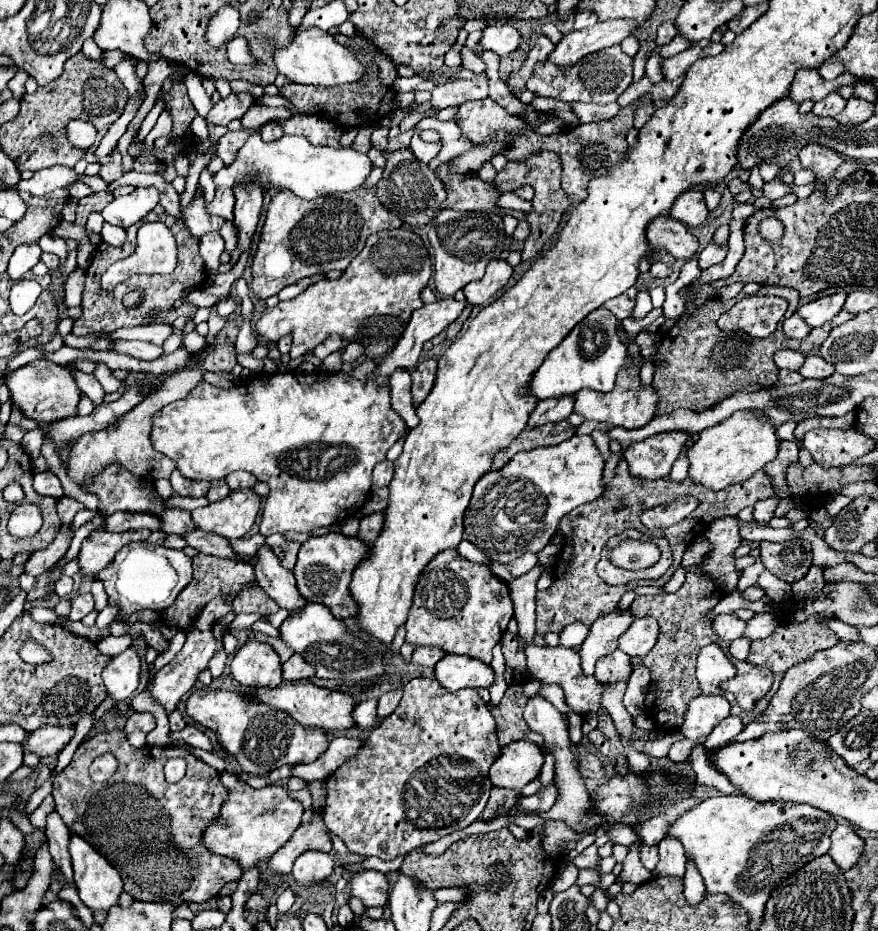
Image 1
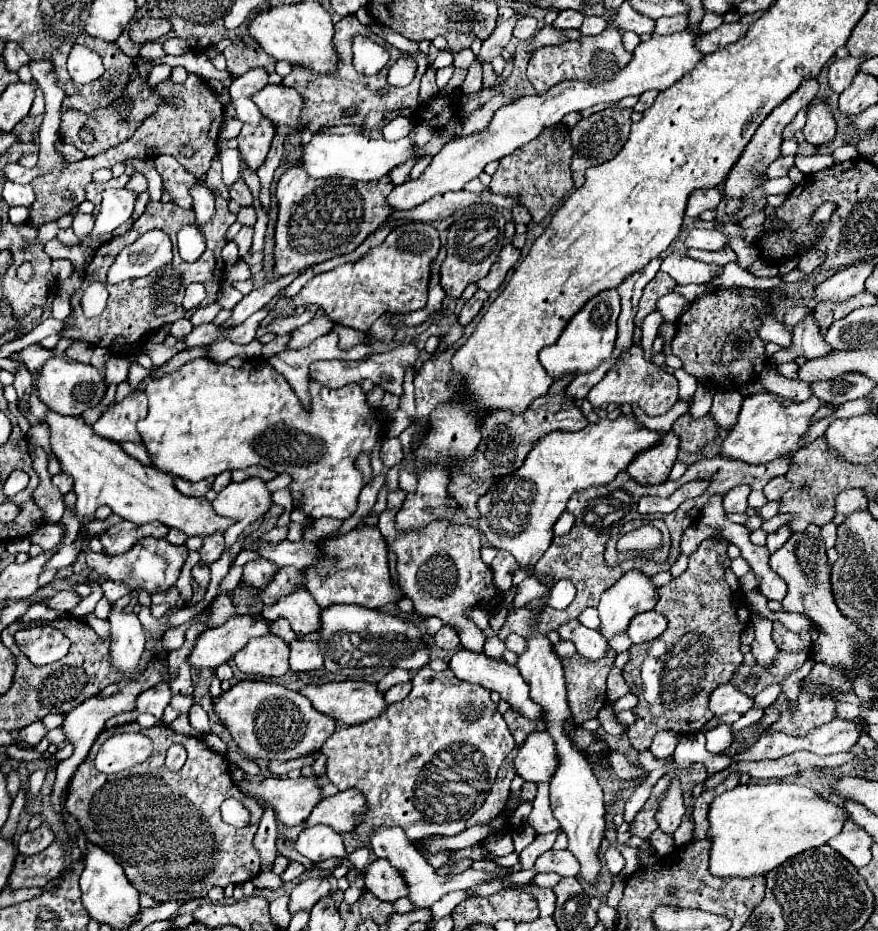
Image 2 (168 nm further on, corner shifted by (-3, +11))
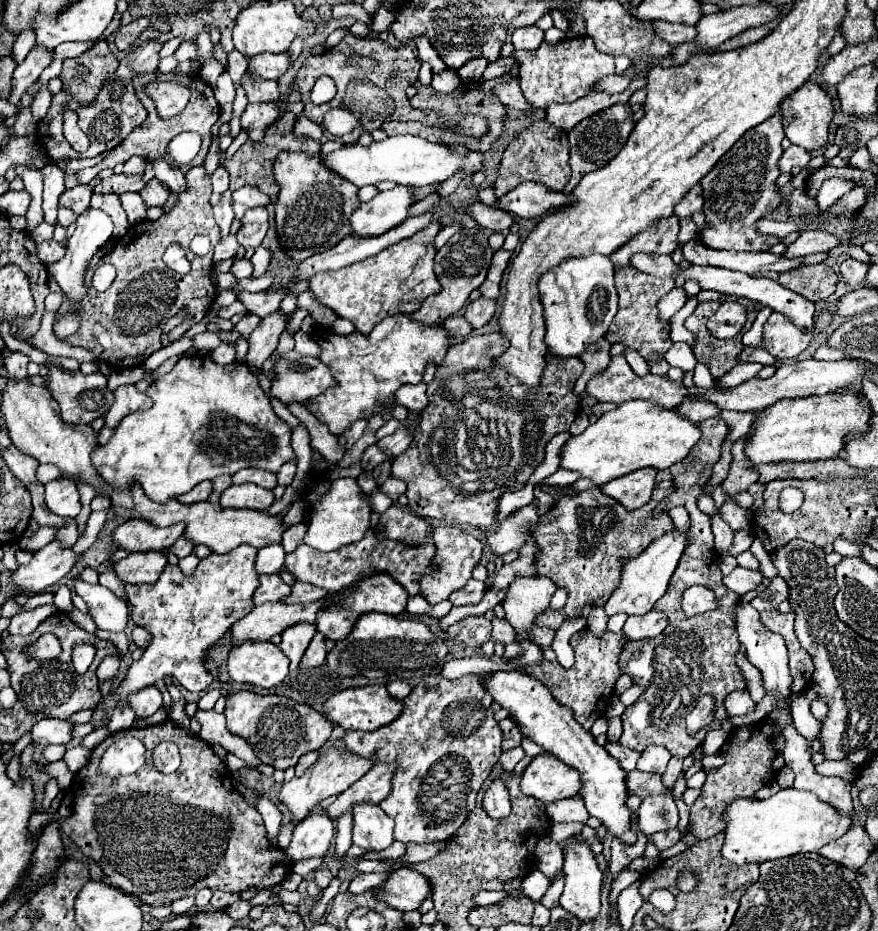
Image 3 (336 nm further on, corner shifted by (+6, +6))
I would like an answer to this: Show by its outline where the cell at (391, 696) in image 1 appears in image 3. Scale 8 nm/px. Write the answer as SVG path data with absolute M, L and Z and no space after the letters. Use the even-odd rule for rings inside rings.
M398 679L398 681L390 681L388 685L388 693L394 697L394 699L406 699L408 695L410 695L410 691L412 691L412 685L408 683L408 681L402 681L402 679Z

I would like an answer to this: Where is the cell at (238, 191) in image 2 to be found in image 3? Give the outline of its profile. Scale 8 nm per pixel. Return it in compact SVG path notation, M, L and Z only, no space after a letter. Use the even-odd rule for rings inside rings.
M242 187L242 189L236 189L232 193L232 205L234 205L234 211L236 211L236 219L242 219L244 213L252 207L266 207L272 197L262 193L258 187Z

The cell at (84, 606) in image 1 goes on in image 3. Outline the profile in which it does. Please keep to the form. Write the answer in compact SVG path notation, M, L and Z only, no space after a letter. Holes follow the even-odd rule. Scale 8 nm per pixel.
M42 605L36 609L20 611L10 619L8 631L10 631L10 635L30 635L38 627L38 623L42 623L54 611L56 611L56 605Z

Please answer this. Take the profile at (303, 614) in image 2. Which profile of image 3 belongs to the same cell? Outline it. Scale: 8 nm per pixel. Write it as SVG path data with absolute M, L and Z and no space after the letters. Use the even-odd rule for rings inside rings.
M294 625L294 629L286 629L286 633L282 633L280 649L290 659L292 671L298 669L298 663L300 663L304 651L308 649L314 633L316 633L314 625Z

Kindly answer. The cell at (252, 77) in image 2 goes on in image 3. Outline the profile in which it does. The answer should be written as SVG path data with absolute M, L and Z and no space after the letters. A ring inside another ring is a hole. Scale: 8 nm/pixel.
M290 51L284 53L260 53L250 59L248 73L260 75L264 79L274 79L278 81L286 69L290 67Z

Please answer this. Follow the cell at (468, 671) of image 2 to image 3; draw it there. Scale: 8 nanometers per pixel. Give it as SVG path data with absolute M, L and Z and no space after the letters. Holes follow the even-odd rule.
M492 673L486 679L486 689L492 695L494 701L498 701L504 709L512 713L512 719L518 723L522 735L530 737L538 745L542 745L548 753L562 759L566 765L574 767L582 777L582 793L580 797L586 803L586 809L592 817L600 819L602 825L618 837L624 845L636 843L636 833L630 829L632 825L632 811L626 805L628 789L626 789L626 771L620 767L620 763L606 753L604 747L600 747L594 741L594 735L586 731L578 721L574 721L574 715L570 709L560 705L546 685L542 685L538 679L522 673Z

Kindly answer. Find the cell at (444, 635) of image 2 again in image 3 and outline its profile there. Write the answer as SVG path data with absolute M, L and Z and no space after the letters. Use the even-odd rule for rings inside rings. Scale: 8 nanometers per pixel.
M476 615L476 617L466 617L458 623L454 623L448 629L448 639L456 639L456 641L464 641L470 647L481 647L490 640L491 621L486 619L484 615Z

